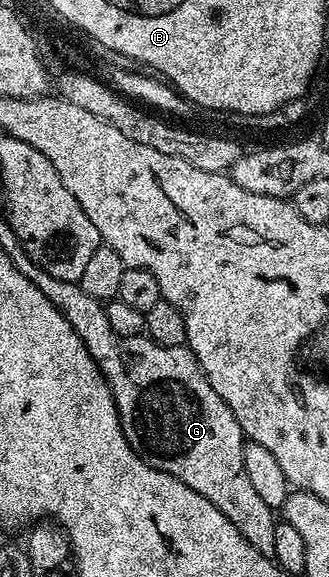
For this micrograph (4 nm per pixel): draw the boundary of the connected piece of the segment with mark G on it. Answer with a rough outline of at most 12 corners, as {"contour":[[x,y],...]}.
{"contour":[[30,279],[109,383],[125,439],[273,558],[245,438],[186,345],[109,327],[104,302]]}

